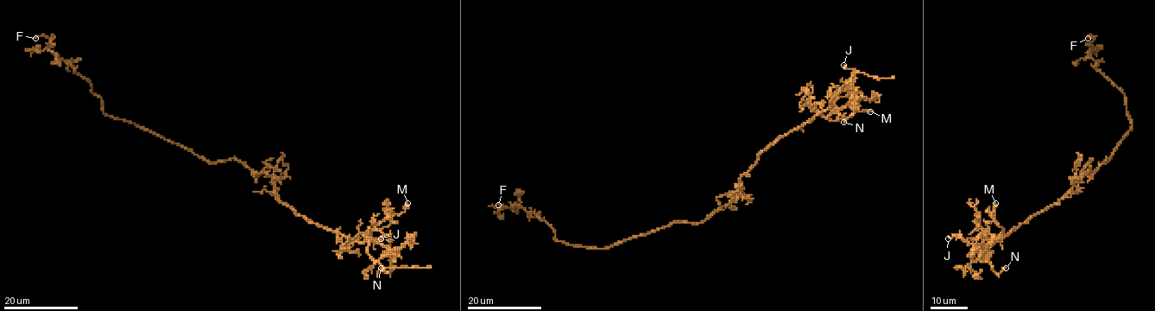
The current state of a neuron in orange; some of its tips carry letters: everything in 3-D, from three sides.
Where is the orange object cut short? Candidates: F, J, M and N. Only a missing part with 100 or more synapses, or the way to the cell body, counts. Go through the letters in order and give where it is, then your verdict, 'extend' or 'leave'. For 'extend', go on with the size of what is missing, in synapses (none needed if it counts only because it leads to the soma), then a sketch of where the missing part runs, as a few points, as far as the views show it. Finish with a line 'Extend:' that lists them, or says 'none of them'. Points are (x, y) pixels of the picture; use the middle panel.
F: at (498, 205); leave
J: at (843, 65); leave
M: at (870, 111); leave
N: at (843, 122); leave
Extend: none of them

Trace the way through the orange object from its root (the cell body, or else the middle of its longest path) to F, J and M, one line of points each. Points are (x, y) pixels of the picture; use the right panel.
F: (1103, 161), (1132, 129), (1132, 121), (1124, 94), (1099, 71), (1097, 61), (1089, 56), (1094, 38), (1088, 38)
J: (1103, 161), (1093, 173), (1085, 173), (1056, 203), (982, 249), (975, 249), (956, 235), (948, 238)
M: (1103, 161), (1093, 173), (1085, 173), (1056, 203), (998, 240), (995, 239), (1004, 230), (994, 214), (995, 203)

